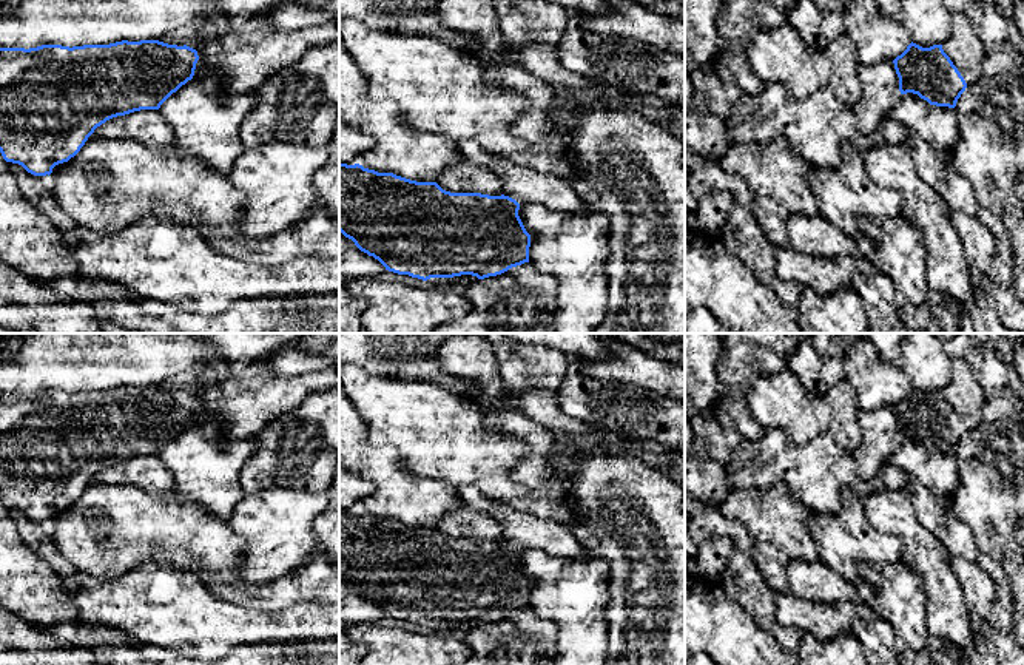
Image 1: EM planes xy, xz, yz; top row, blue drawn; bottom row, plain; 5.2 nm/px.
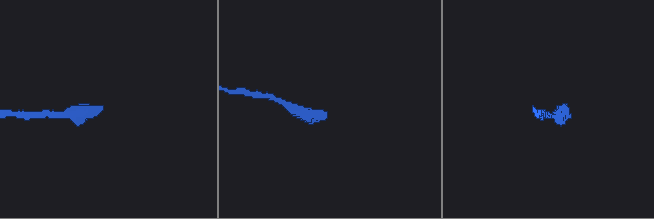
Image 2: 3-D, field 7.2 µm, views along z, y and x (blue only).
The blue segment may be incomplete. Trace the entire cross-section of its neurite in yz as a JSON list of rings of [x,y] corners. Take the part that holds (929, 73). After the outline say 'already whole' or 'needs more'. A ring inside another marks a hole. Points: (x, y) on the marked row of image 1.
[[[952,12],[950,25],[952,34],[944,45],[922,48],[911,42],[907,49],[893,60],[899,77],[901,94],[913,93],[930,105],[955,108],[965,88],[978,82],[987,54],[985,46],[964,12]]] | needs more

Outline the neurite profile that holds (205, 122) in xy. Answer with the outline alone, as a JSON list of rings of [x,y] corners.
[[[217,74],[193,77],[159,108],[174,137],[174,147],[228,176],[245,151],[241,127],[256,106],[254,91],[225,93]]]

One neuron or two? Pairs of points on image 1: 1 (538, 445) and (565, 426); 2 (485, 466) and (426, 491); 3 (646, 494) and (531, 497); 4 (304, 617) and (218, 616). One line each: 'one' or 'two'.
1: two
2: two
3: two
4: one

